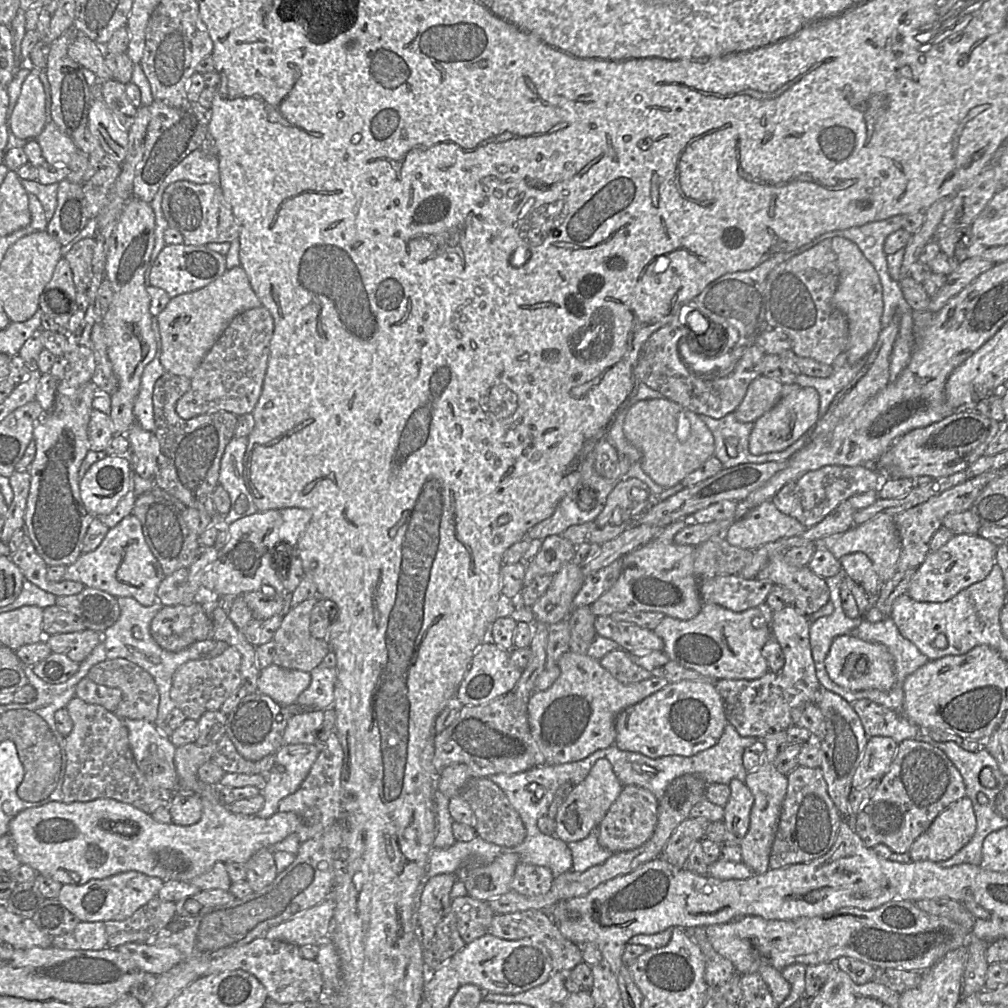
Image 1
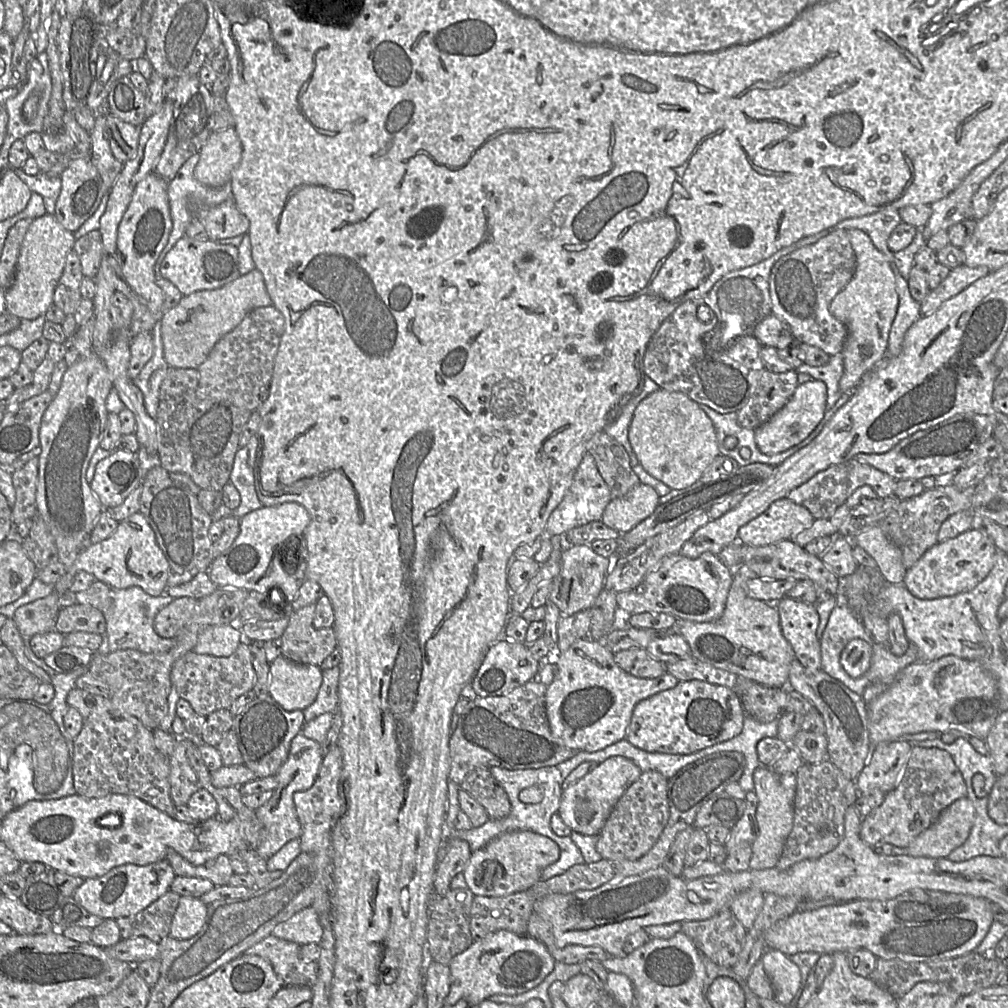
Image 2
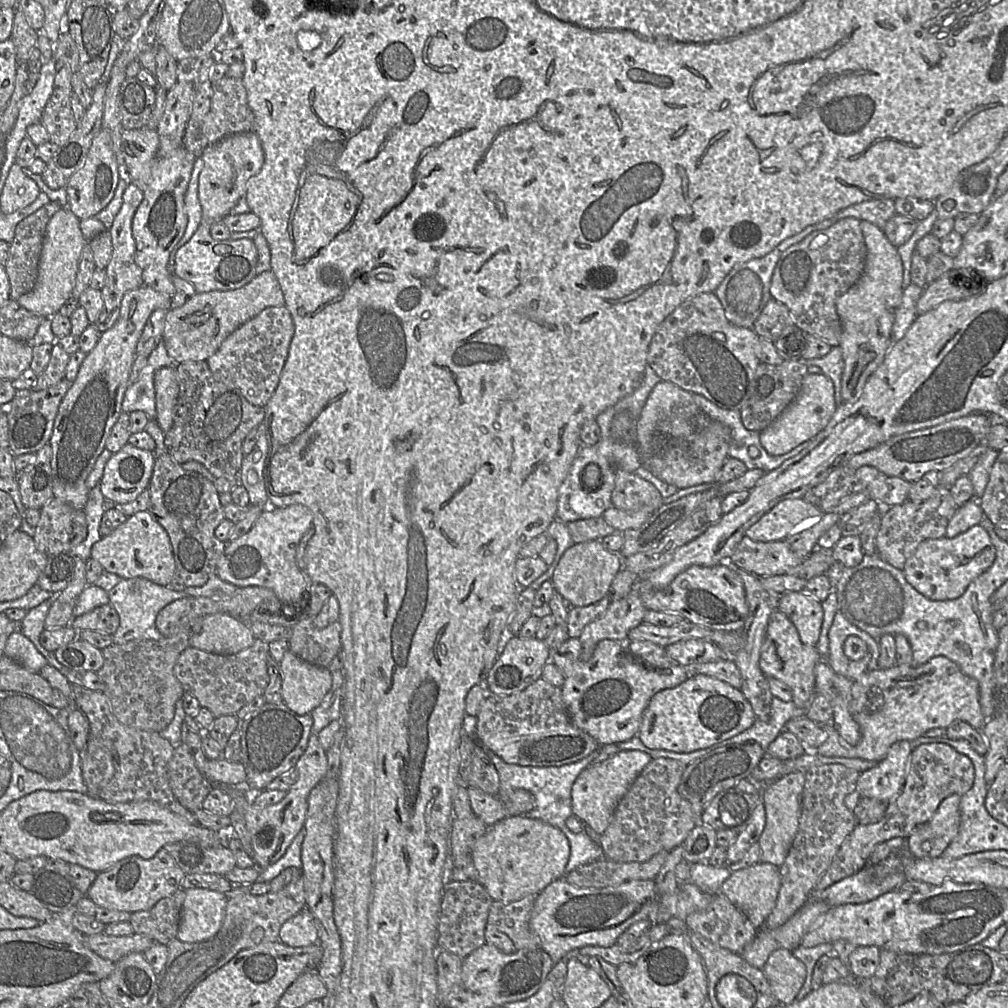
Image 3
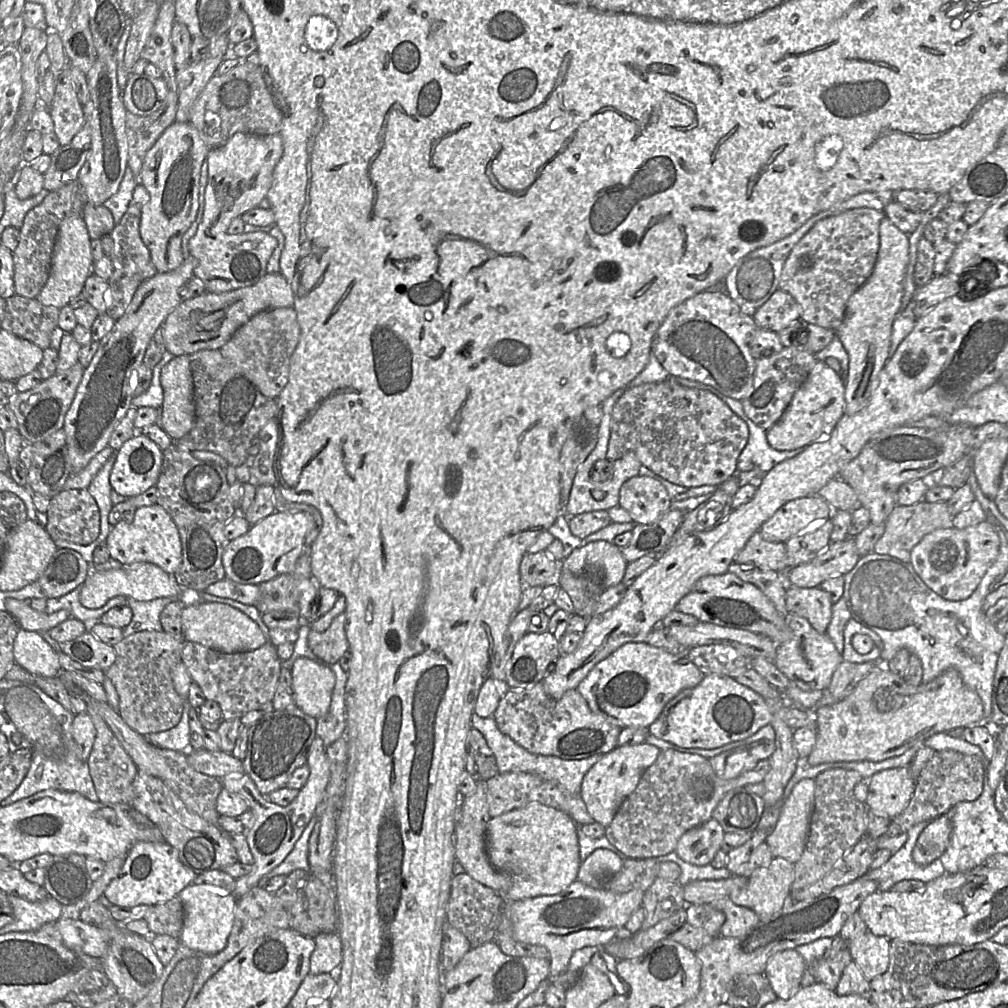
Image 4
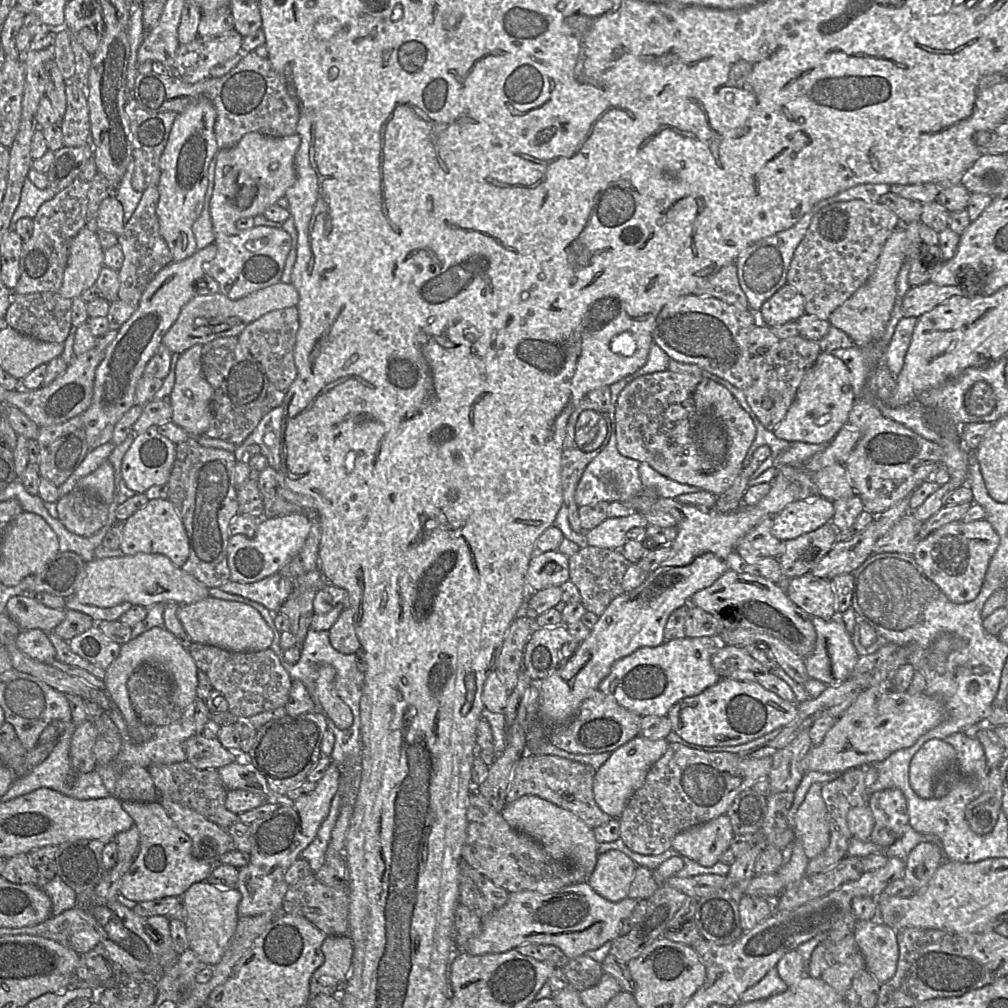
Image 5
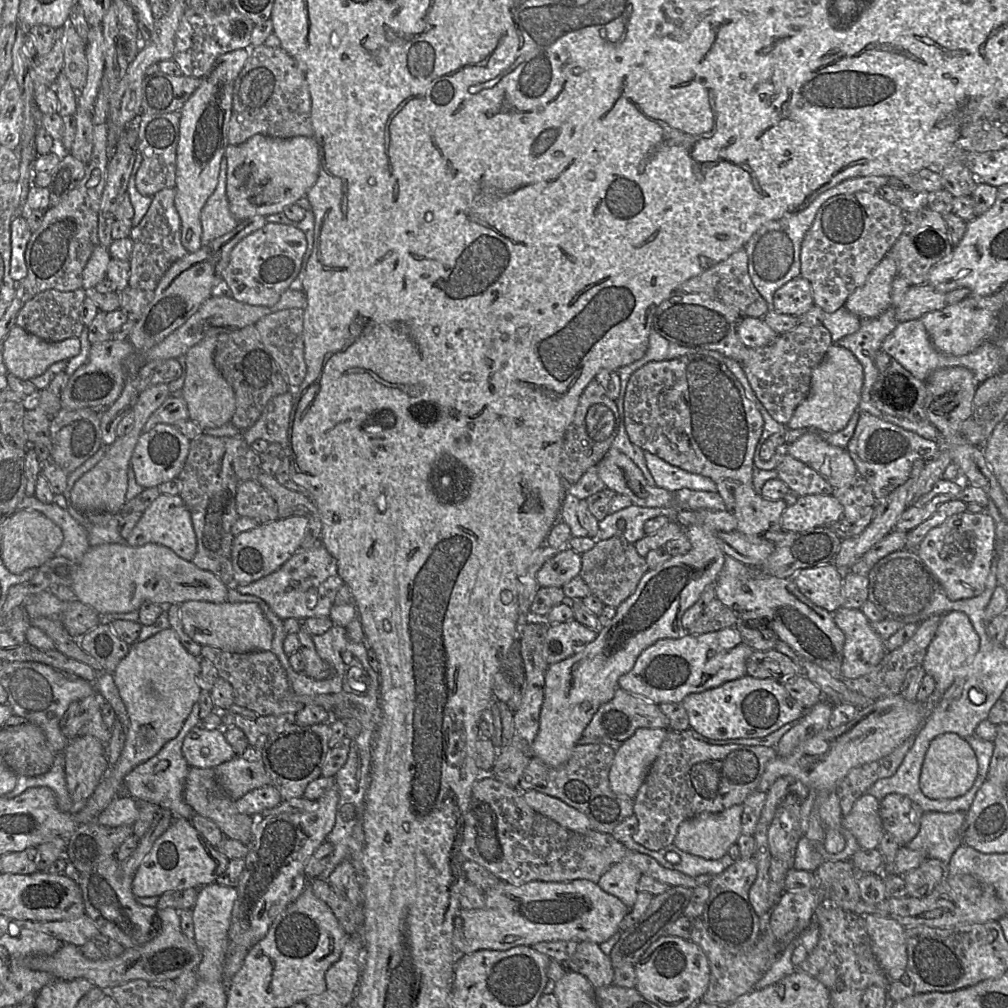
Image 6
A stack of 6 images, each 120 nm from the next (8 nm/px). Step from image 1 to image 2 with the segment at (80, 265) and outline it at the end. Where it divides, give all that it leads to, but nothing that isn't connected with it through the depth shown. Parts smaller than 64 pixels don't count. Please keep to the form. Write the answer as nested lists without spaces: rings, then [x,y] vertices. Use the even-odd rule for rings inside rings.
[[[99,229],[90,231],[75,241],[73,250],[79,257],[84,277],[95,279],[100,270],[102,248]]]

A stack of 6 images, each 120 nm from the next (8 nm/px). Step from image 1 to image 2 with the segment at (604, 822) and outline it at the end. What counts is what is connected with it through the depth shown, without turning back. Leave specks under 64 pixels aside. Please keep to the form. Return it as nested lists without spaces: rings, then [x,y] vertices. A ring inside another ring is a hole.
[[[647,771],[626,789],[598,834],[596,850],[602,859],[637,860],[653,847],[669,819],[667,784],[659,772]]]

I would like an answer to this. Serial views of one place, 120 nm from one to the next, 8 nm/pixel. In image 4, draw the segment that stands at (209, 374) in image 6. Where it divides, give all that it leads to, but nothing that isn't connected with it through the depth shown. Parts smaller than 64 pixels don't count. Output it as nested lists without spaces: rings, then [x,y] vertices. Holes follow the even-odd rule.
[[[190,355],[175,356],[161,370],[163,403],[159,420],[173,441],[184,437],[195,421],[194,384]]]

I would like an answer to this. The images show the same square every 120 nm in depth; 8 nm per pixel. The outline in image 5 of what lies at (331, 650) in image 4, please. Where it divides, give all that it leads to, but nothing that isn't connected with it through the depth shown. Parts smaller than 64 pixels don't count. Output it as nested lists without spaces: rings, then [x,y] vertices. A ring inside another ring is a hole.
[[[345,607],[328,632],[330,644],[338,652],[354,654],[360,651],[361,645],[355,632],[354,611],[351,607]]]

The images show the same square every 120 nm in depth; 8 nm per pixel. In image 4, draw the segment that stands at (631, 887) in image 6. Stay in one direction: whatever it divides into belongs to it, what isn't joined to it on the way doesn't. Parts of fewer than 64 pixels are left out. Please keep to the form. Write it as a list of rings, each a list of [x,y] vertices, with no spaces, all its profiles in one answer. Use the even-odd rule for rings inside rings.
[[[597,849],[581,863],[577,880],[592,888],[601,888],[605,879],[621,870],[623,862],[617,853]]]

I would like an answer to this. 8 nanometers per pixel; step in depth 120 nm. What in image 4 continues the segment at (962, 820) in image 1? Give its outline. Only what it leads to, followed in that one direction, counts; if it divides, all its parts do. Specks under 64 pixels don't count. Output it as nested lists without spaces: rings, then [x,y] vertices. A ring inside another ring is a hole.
[[[947,813],[932,820],[919,835],[912,852],[914,862],[931,864],[946,851],[951,837],[952,822]]]

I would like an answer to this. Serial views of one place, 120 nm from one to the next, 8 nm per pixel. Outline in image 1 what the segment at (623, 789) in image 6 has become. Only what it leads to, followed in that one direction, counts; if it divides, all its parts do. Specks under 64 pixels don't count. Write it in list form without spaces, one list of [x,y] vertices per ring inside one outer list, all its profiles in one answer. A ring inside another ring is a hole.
[[[606,759],[597,760],[586,778],[572,788],[557,809],[554,836],[566,843],[586,838],[592,830],[598,828],[622,789],[623,786],[613,772],[611,763]]]

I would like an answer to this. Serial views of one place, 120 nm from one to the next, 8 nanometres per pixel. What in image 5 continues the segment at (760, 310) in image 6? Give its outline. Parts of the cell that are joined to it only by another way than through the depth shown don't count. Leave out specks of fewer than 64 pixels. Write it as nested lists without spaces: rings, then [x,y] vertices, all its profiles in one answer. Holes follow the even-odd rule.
[[[735,263],[722,267],[702,287],[696,289],[693,294],[712,296],[739,309],[749,309],[747,298],[739,284]]]

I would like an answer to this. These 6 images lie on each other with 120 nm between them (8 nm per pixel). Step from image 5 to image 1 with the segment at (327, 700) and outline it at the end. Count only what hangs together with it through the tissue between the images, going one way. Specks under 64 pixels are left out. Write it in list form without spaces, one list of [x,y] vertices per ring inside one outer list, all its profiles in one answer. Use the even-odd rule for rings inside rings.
[[[270,664],[260,670],[257,692],[270,697],[281,706],[296,703],[299,695],[309,686],[309,672],[291,670]]]

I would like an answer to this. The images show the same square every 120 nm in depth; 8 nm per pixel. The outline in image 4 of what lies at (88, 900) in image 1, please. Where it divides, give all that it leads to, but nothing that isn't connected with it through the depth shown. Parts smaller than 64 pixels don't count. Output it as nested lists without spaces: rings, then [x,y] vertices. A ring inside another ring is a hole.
[[[165,840],[139,841],[134,843],[126,854],[122,868],[109,883],[102,897],[110,904],[121,908],[154,906],[178,896],[185,887],[193,884],[197,875],[180,862],[177,849]]]

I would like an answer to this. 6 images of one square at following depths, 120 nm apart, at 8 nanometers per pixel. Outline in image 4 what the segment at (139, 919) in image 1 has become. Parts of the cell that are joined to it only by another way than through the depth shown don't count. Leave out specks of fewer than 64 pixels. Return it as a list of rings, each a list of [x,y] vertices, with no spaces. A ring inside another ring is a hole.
[[[179,896],[151,906],[144,916],[151,936],[168,935],[179,938],[184,923],[184,907]]]

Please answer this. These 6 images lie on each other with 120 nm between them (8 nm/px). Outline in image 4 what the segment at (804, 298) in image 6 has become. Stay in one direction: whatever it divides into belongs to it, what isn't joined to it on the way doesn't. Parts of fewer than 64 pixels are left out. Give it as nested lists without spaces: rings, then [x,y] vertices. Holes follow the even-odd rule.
[[[778,289],[752,317],[762,330],[780,332],[800,320],[801,306],[789,293]]]

